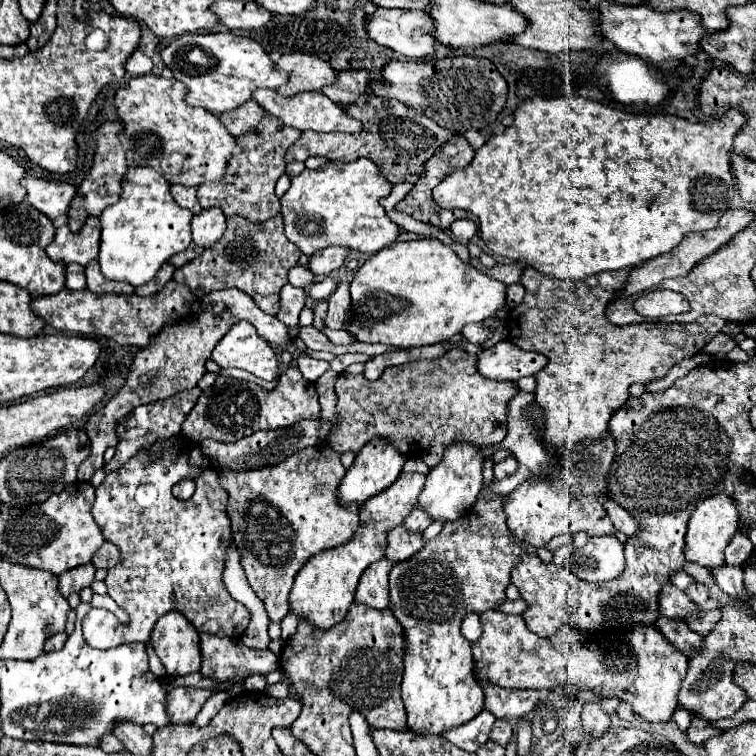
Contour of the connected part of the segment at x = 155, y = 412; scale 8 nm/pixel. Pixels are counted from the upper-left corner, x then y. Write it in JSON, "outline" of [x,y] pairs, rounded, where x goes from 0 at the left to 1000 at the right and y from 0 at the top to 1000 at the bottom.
{"outline":[[[253,513],[253,516],[245,516],[239,521],[231,521],[216,532],[200,532],[200,534],[189,534],[189,537],[181,537],[168,553],[163,553],[160,563],[155,566],[157,569],[157,587],[152,593],[152,603],[144,614],[139,614],[139,624],[149,624],[149,622],[157,622],[165,608],[176,606],[187,593],[189,587],[197,587],[197,585],[208,585],[210,579],[226,579],[226,577],[237,577],[239,571],[239,561],[242,556],[247,553],[250,542],[258,537],[261,526],[266,524],[266,513]]]}

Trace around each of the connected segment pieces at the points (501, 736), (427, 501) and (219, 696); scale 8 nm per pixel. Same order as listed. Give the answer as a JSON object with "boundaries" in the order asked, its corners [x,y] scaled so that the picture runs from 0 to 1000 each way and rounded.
{"boundaries":[[[[655,952],[655,960],[649,966],[649,979],[660,981],[663,987],[671,987],[676,981],[679,974],[679,963],[673,960],[671,952]]],[[[604,585],[589,595],[586,608],[575,619],[567,622],[562,646],[552,664],[570,683],[573,690],[575,688],[583,688],[586,693],[599,690],[602,685],[607,685],[626,669],[626,664],[631,661],[636,651],[636,640],[639,640],[636,611],[639,611],[639,603],[634,601],[631,590],[620,585]]],[[[287,915],[284,921],[279,921],[274,929],[271,929],[271,934],[266,937],[266,942],[261,944],[261,950],[255,952],[255,958],[261,960],[261,963],[269,963],[269,960],[274,960],[279,952],[282,952],[282,947],[295,937],[295,931],[300,929],[300,915]]]]}

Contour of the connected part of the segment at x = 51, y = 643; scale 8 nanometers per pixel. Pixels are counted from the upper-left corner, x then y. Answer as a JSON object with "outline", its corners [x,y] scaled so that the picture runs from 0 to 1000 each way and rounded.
{"outline":[[[78,836],[78,839],[67,841],[67,844],[60,849],[60,860],[62,860],[62,862],[67,862],[67,860],[81,860],[81,857],[86,854],[86,849],[89,849],[89,839],[86,839],[86,836]]]}

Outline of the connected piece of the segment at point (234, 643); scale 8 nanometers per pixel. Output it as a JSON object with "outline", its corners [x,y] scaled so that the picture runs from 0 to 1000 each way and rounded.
{"outline":[[[266,839],[266,868],[269,868],[266,892],[287,902],[300,902],[308,897],[324,899],[332,892],[356,892],[369,881],[369,868],[361,865],[358,860],[335,860],[327,857],[316,844],[292,844],[282,839]]]}

